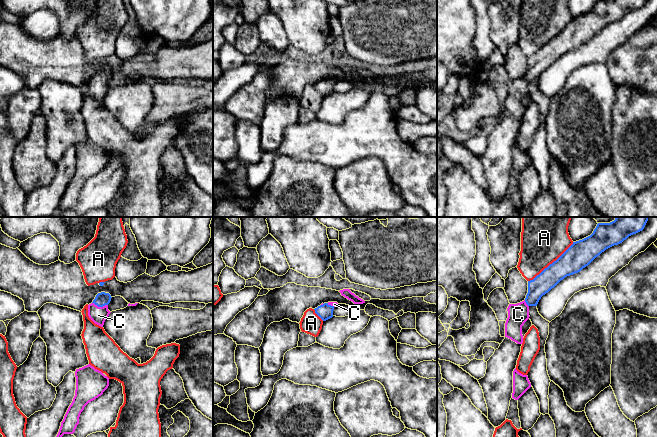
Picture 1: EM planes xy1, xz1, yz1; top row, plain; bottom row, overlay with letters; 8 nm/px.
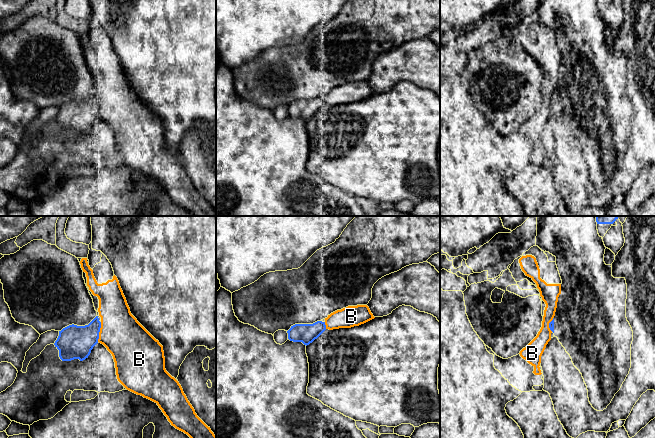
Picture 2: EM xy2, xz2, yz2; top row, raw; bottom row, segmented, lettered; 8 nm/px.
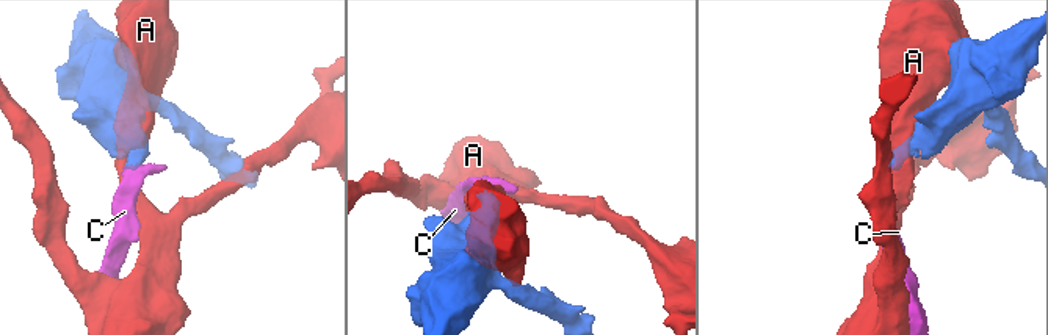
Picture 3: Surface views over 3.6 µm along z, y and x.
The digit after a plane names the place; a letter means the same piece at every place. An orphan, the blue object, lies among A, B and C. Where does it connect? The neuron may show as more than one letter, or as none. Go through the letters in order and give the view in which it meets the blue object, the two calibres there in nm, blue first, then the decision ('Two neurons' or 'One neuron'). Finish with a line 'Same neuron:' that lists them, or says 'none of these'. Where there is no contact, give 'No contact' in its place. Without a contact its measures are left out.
A: Touches blue in yz1. Thickness 200 nm (blue) against 380 nm. Two neurons
B: Touches blue in xy2. Thickness 280 nm (blue) against 340 nm. Two neurons
C: Touches blue in xy1. Thickness 110 nm (blue) against 140 nm. One neuron
Same neuron: C

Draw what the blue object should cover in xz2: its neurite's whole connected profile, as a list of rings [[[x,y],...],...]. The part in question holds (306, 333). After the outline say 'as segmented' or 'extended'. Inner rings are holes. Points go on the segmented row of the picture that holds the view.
[[[317,321],[313,324],[295,324],[287,331],[288,339],[309,345],[326,330],[325,322]]] | as segmented

